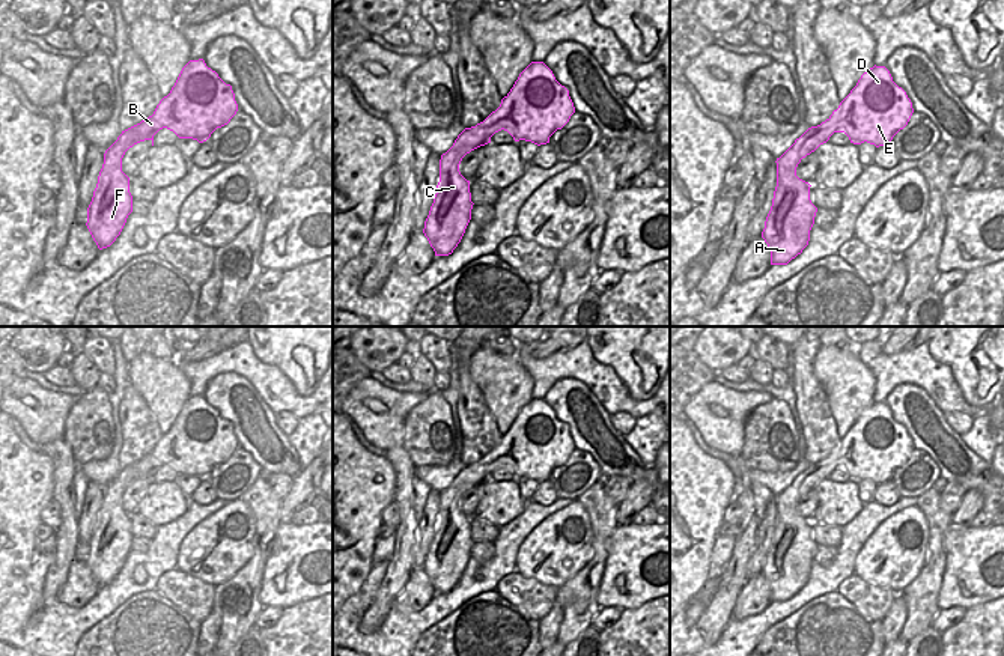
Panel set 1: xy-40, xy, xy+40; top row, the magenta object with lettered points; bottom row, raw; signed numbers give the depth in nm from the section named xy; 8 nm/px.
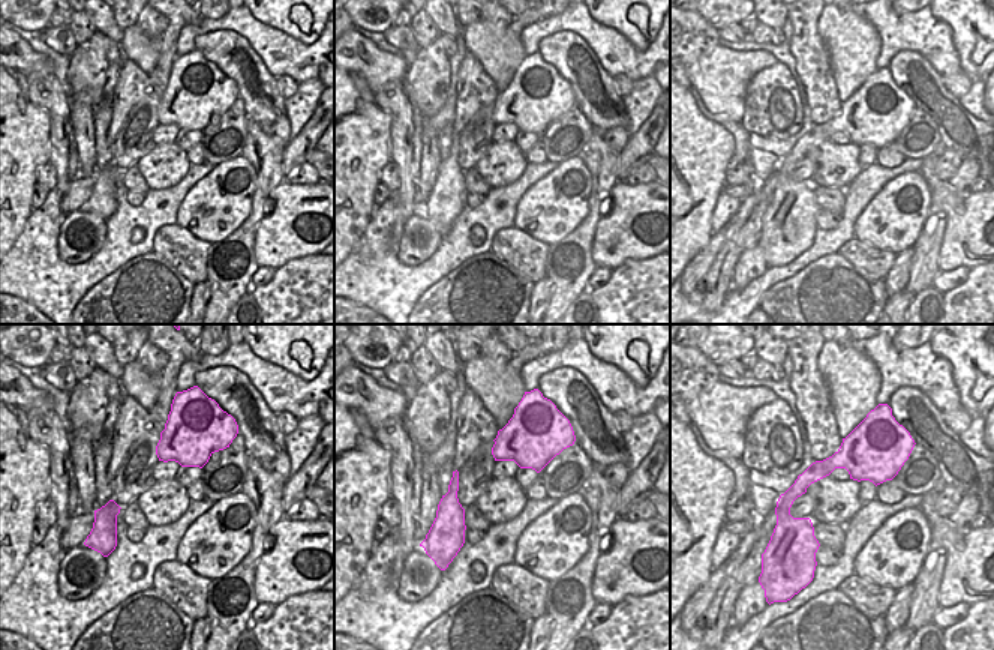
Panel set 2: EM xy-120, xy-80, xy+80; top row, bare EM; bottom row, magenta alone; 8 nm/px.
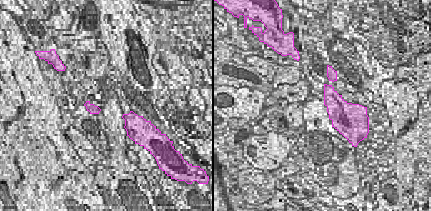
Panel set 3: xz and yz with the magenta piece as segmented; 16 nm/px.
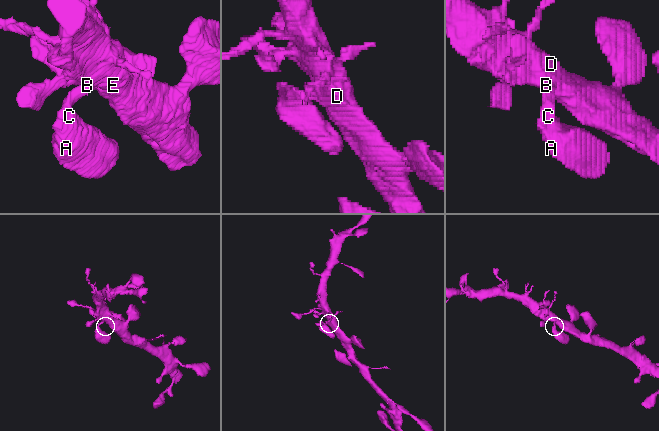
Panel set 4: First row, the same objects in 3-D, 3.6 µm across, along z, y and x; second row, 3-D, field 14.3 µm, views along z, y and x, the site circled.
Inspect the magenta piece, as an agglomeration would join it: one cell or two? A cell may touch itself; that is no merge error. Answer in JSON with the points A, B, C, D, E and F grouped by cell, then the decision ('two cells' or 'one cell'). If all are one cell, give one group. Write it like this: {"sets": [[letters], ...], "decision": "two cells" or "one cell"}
{"sets": [["A", "B", "C", "D", "E", "F"]], "decision": "one cell"}

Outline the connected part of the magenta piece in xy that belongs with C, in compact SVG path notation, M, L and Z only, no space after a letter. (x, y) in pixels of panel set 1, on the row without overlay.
M531 399L497 447L458 472L453 483L441 492L440 519L423 566L435 593L452 591L471 557L474 540L470 518L459 509L462 495L491 480L491 474L501 466L507 468L515 478L546 481L573 450L569 427L555 417L543 399Z

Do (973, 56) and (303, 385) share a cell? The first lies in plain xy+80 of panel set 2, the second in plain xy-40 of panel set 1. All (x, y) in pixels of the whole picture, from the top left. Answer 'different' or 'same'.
same

